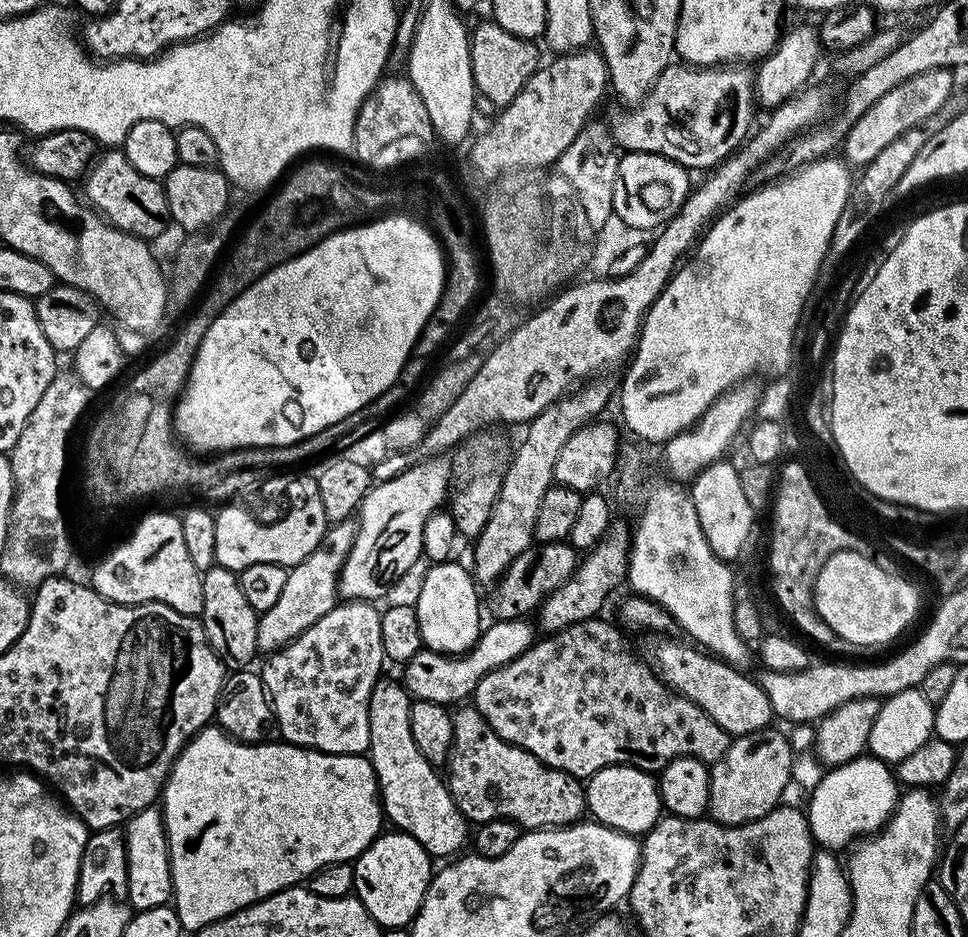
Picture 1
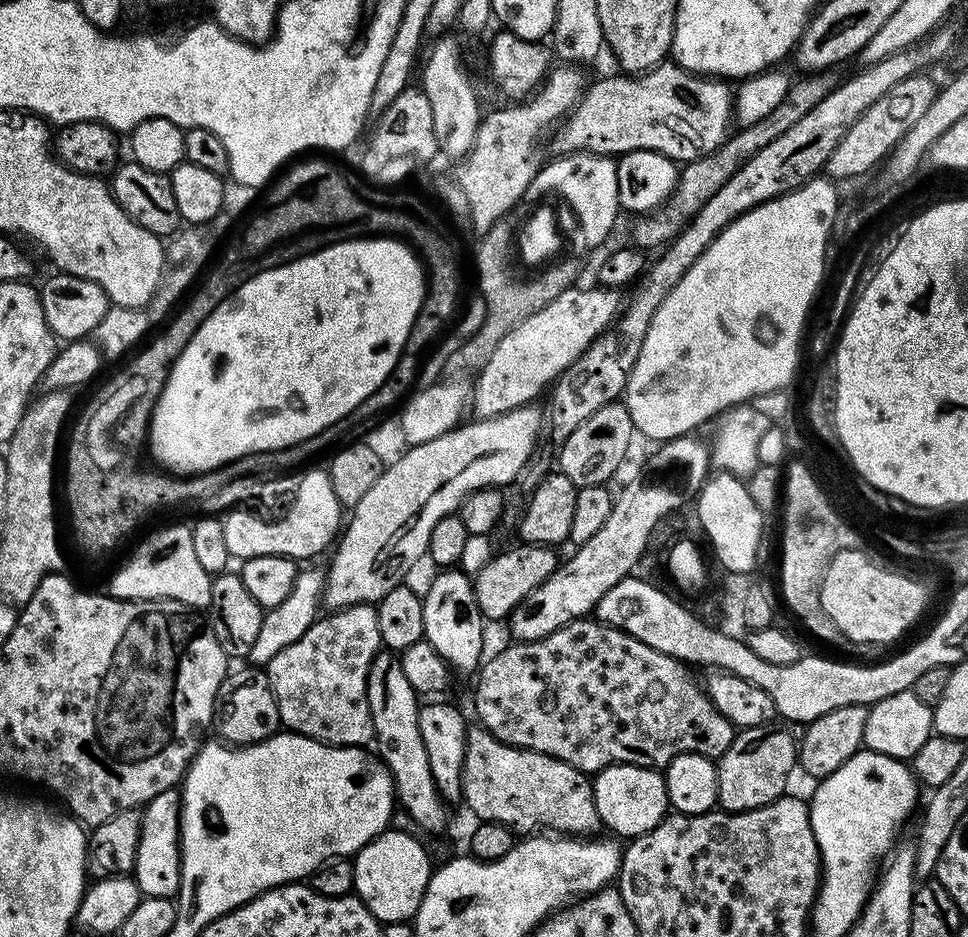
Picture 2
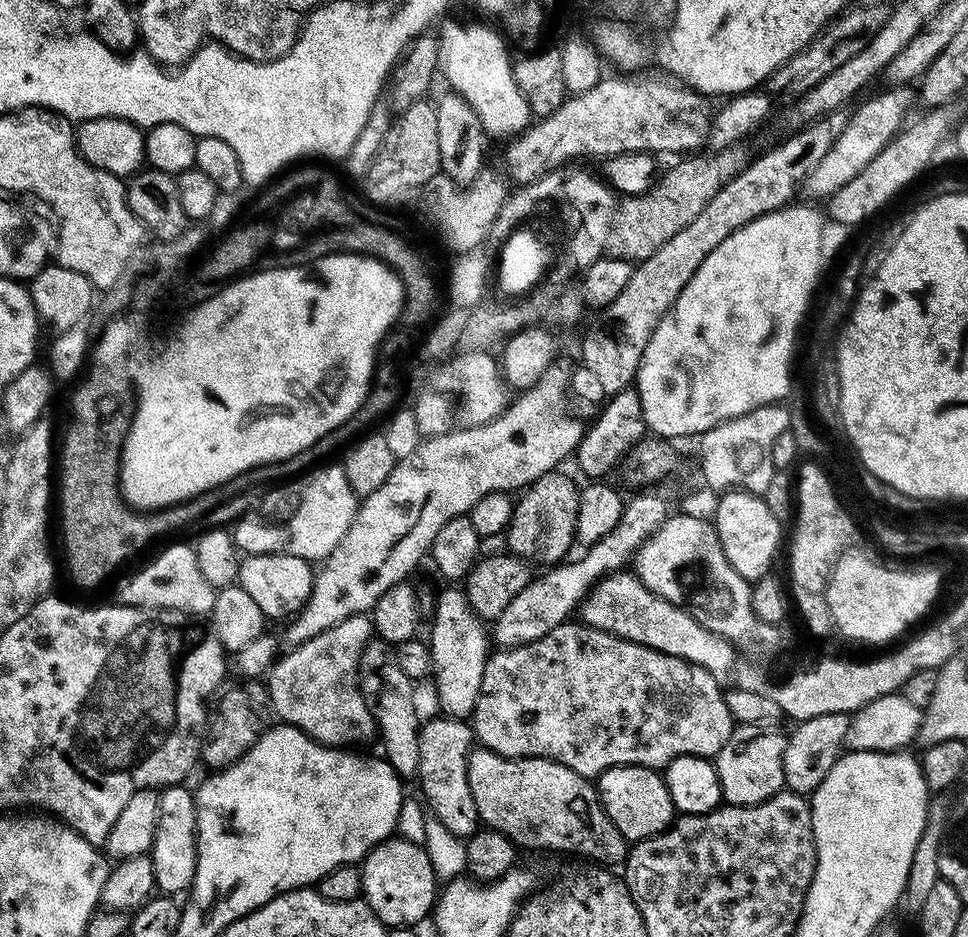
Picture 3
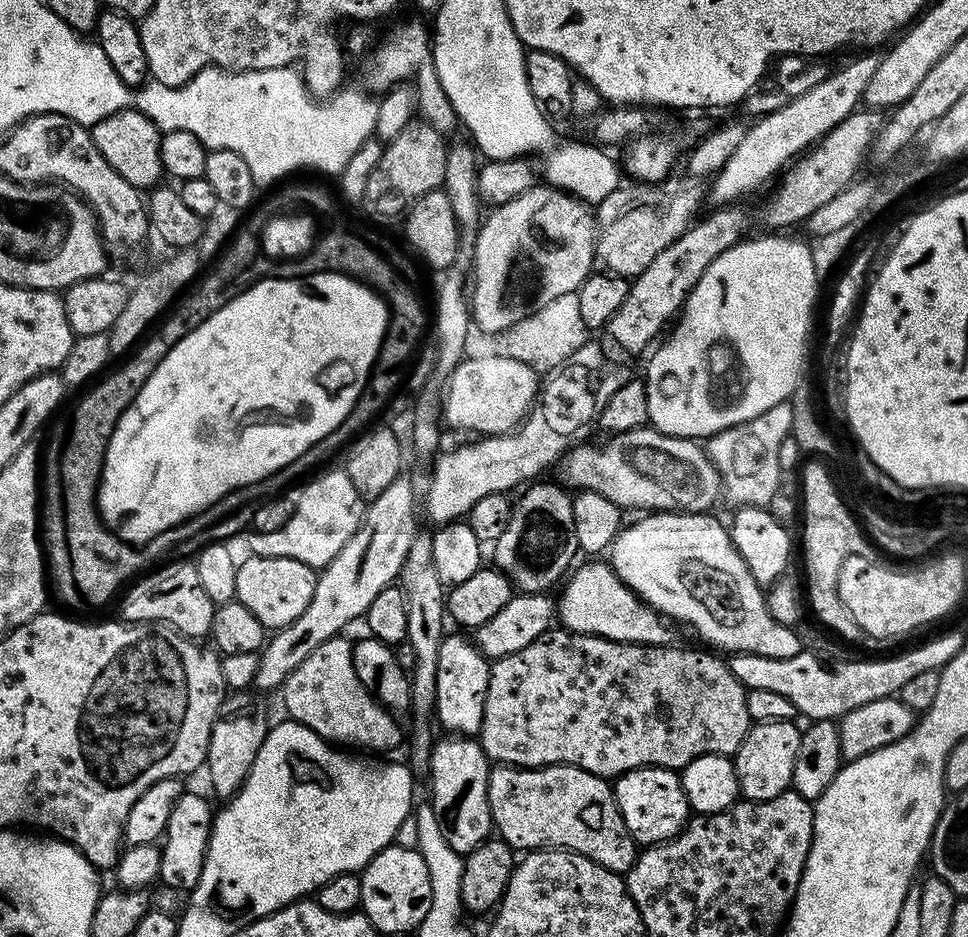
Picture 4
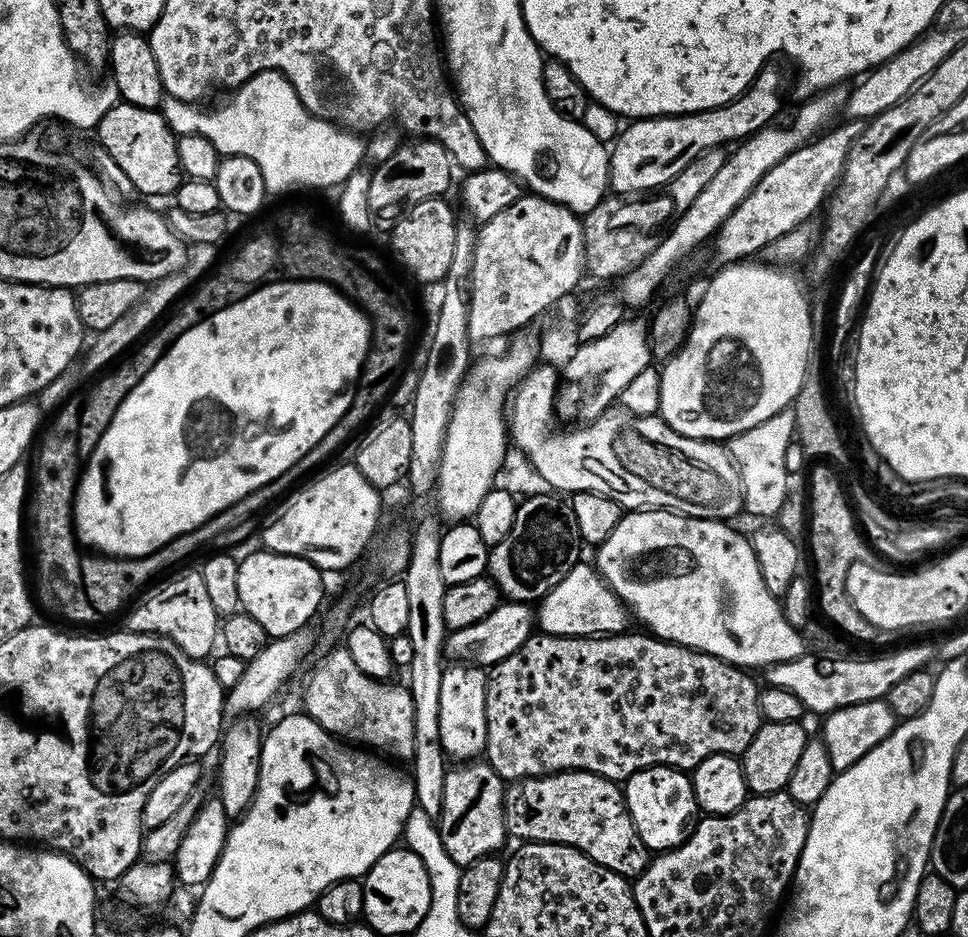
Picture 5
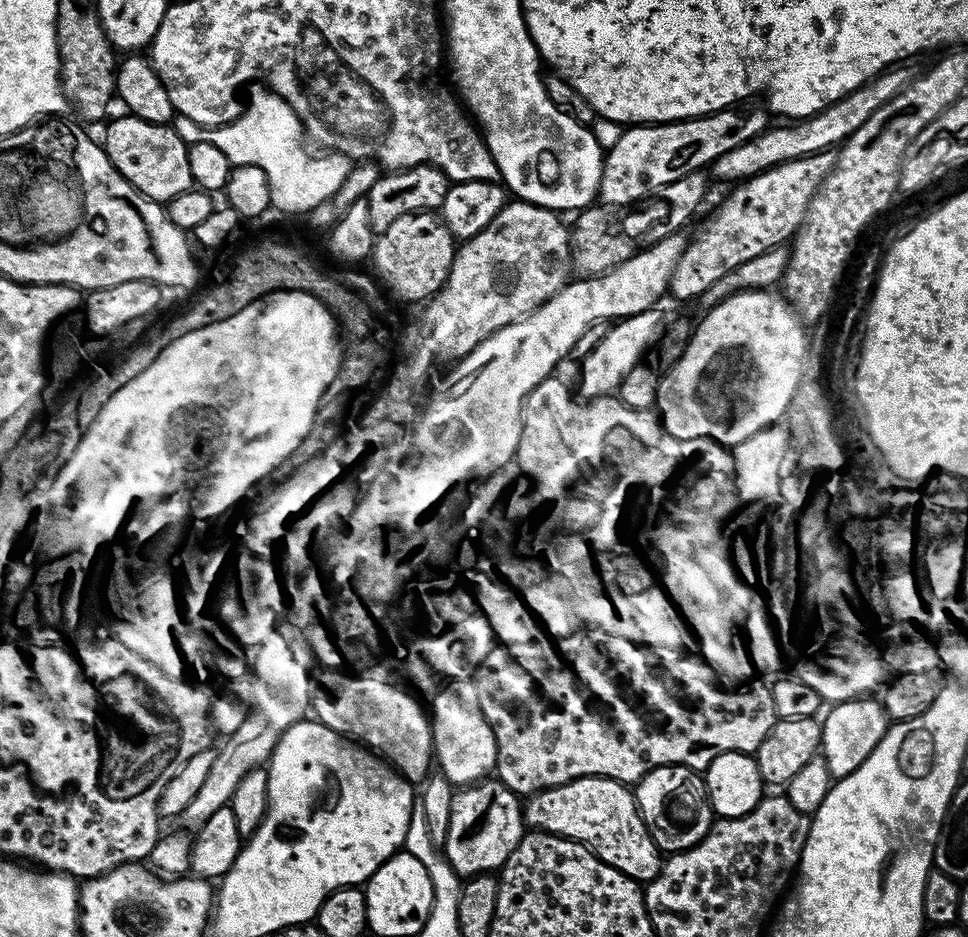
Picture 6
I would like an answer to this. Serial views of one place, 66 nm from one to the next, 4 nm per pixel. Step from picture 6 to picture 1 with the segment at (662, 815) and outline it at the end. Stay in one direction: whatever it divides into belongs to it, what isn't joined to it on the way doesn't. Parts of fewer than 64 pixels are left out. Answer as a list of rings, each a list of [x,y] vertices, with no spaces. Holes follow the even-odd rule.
[[[611,764],[587,777],[584,803],[591,819],[628,836],[643,837],[660,821],[662,805],[657,777],[629,764]]]

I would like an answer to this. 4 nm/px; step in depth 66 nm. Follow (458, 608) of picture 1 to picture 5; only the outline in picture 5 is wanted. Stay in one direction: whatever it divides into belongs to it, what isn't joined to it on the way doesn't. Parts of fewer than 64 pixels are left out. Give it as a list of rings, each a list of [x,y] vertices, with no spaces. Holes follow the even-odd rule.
[[[452,662],[442,674],[442,690],[438,697],[438,730],[440,744],[453,761],[468,762],[488,746],[486,722],[486,690],[488,678],[485,669],[467,662]]]

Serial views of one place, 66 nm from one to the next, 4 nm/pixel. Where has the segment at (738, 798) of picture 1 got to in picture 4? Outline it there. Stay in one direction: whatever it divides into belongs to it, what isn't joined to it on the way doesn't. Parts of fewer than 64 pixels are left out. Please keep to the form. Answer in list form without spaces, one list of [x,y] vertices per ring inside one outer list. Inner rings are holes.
[[[762,720],[749,727],[744,741],[736,747],[734,763],[740,796],[746,800],[769,800],[792,788],[801,725],[792,720]]]

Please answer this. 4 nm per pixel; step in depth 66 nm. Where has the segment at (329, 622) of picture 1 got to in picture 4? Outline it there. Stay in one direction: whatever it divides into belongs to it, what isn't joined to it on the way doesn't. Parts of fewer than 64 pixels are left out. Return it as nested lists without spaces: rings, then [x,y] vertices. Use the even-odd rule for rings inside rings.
[[[341,634],[322,642],[322,646],[318,646],[318,650],[314,650],[310,654],[310,658],[306,658],[306,662],[298,665],[285,678],[282,685],[284,708],[288,711],[287,715],[296,723],[304,724],[310,730],[314,730],[314,734],[318,734],[323,740],[329,741],[333,745],[347,746],[352,750],[373,748],[376,751],[373,753],[388,754],[384,752],[388,752],[391,748],[396,748],[400,744],[400,724],[396,721],[399,719],[389,709],[385,708],[372,693],[368,692],[366,686],[362,686],[352,661],[353,641],[347,640],[346,637],[347,635]]]

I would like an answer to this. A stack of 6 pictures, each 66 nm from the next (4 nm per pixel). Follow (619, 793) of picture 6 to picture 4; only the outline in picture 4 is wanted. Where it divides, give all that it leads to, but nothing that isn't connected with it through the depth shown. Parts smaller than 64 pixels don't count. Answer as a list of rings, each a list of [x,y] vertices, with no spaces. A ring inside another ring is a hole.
[[[551,764],[545,768],[496,766],[488,773],[488,797],[495,831],[499,839],[506,841],[513,850],[565,848],[567,852],[582,854],[606,866],[606,870],[621,874],[626,874],[636,865],[636,839],[630,830],[626,830],[613,785],[603,776],[595,776],[575,768],[573,764]]]

